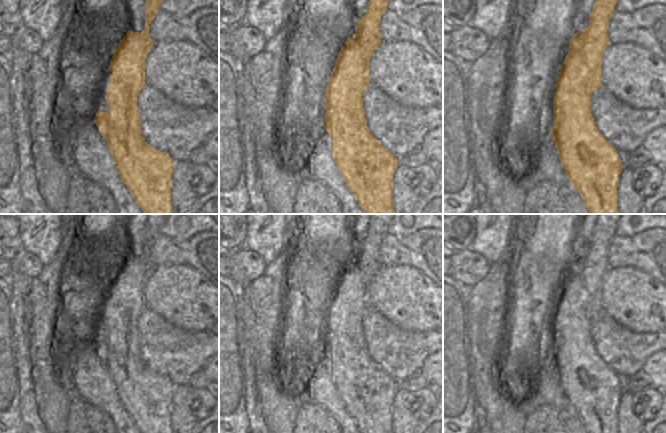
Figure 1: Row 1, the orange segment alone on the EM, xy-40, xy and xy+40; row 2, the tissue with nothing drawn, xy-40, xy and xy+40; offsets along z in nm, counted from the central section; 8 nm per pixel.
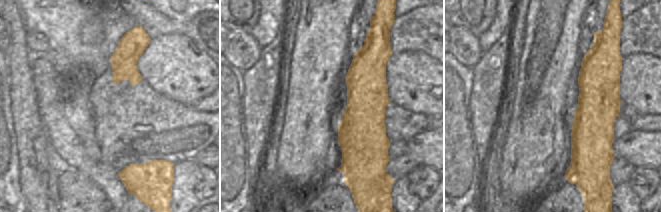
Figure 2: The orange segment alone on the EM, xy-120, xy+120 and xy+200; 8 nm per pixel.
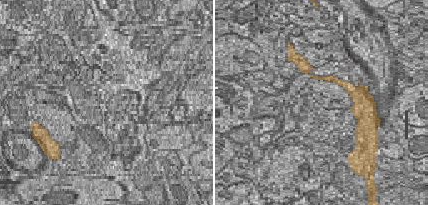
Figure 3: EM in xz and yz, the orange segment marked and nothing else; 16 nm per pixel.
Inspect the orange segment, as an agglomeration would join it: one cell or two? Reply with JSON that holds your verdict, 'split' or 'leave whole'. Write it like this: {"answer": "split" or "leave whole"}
{"answer": "split"}

